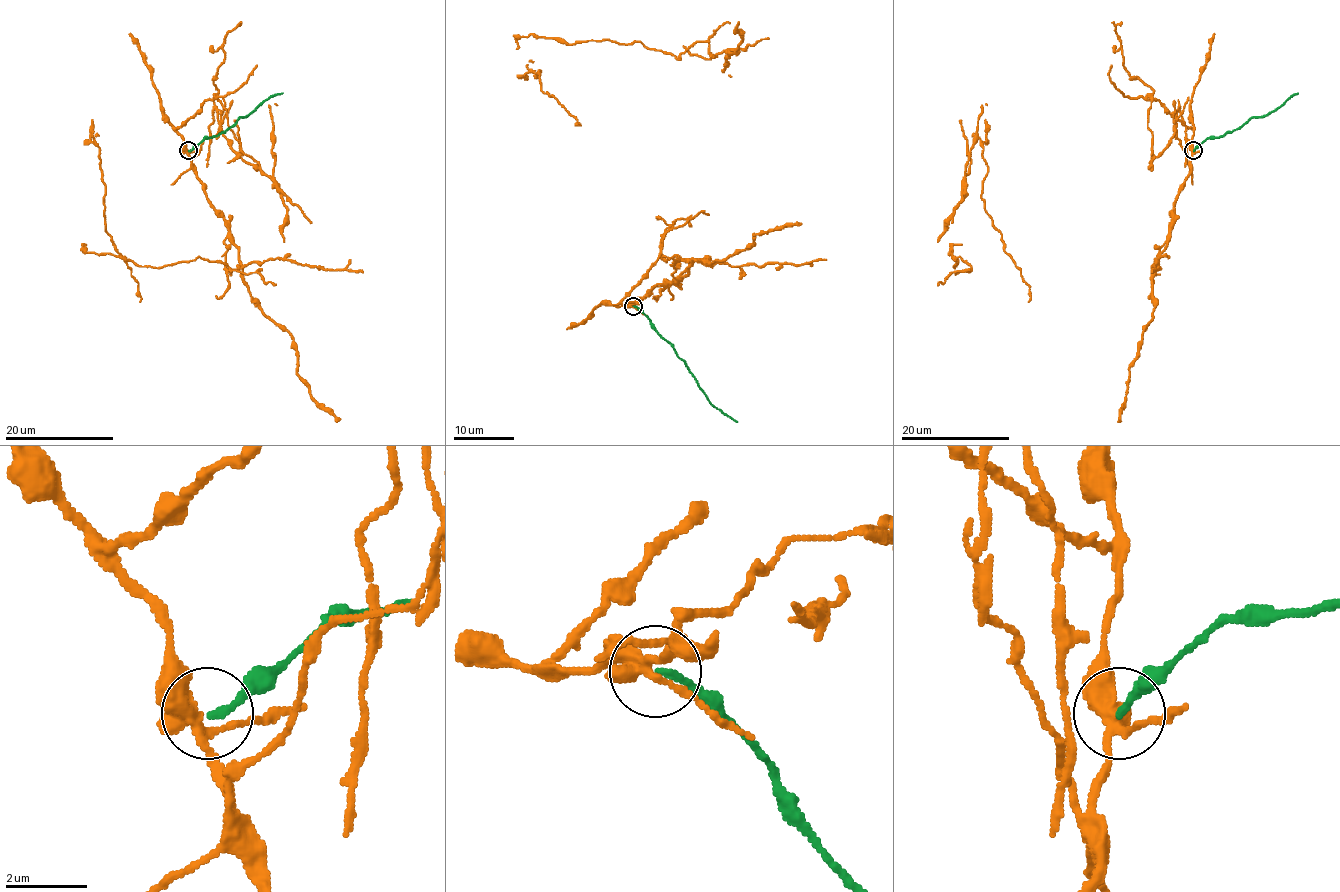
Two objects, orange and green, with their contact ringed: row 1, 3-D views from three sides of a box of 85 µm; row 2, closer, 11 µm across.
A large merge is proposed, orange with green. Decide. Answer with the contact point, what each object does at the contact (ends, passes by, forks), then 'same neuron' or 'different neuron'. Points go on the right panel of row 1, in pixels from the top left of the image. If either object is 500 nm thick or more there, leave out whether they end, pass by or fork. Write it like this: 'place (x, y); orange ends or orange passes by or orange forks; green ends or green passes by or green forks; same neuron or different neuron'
place (1193, 150); orange forks; green ends; different neuron

